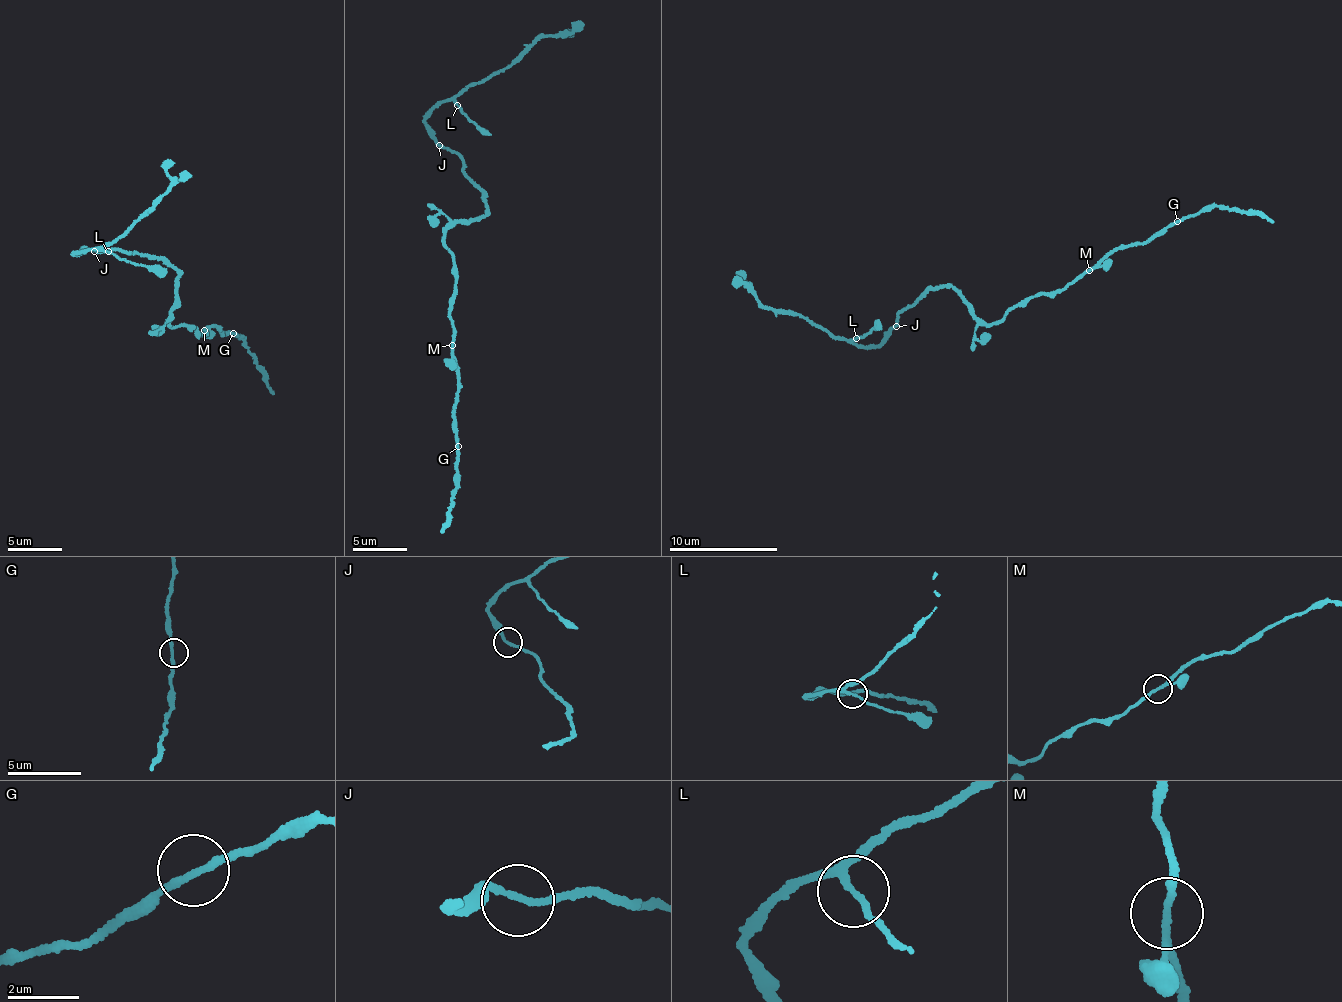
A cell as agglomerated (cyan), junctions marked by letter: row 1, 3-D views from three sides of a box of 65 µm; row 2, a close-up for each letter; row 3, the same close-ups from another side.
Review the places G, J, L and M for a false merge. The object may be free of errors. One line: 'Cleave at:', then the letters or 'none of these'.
Cleave at: none of these

